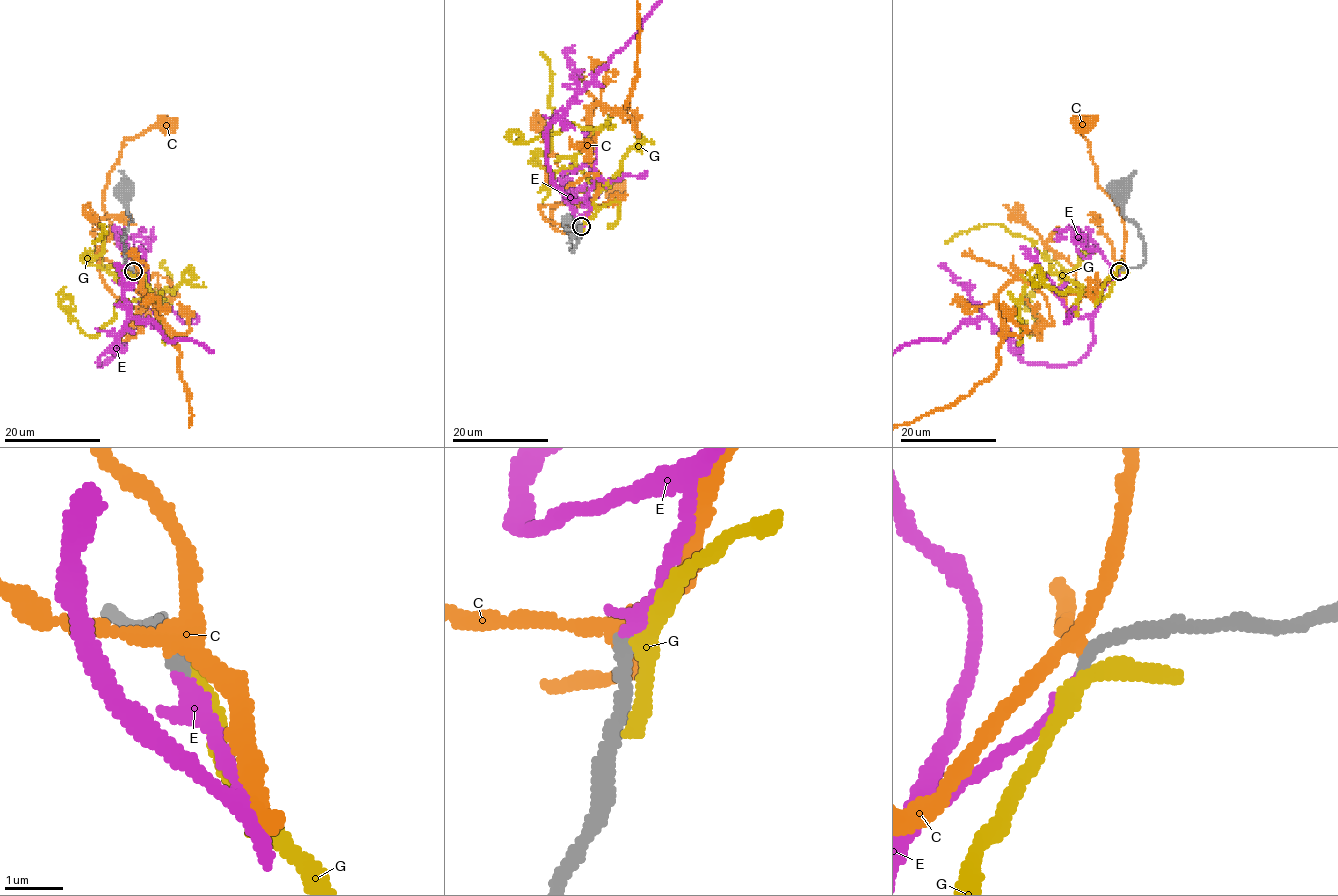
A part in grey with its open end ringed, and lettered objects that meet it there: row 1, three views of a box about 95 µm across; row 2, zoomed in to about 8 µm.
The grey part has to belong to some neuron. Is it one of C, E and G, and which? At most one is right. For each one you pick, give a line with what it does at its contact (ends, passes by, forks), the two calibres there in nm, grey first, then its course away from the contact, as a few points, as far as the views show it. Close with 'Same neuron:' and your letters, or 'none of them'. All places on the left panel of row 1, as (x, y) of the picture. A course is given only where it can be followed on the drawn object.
E: It ends there. Thickness 240 nm (grey) against 240 nm
Same neuron: E

